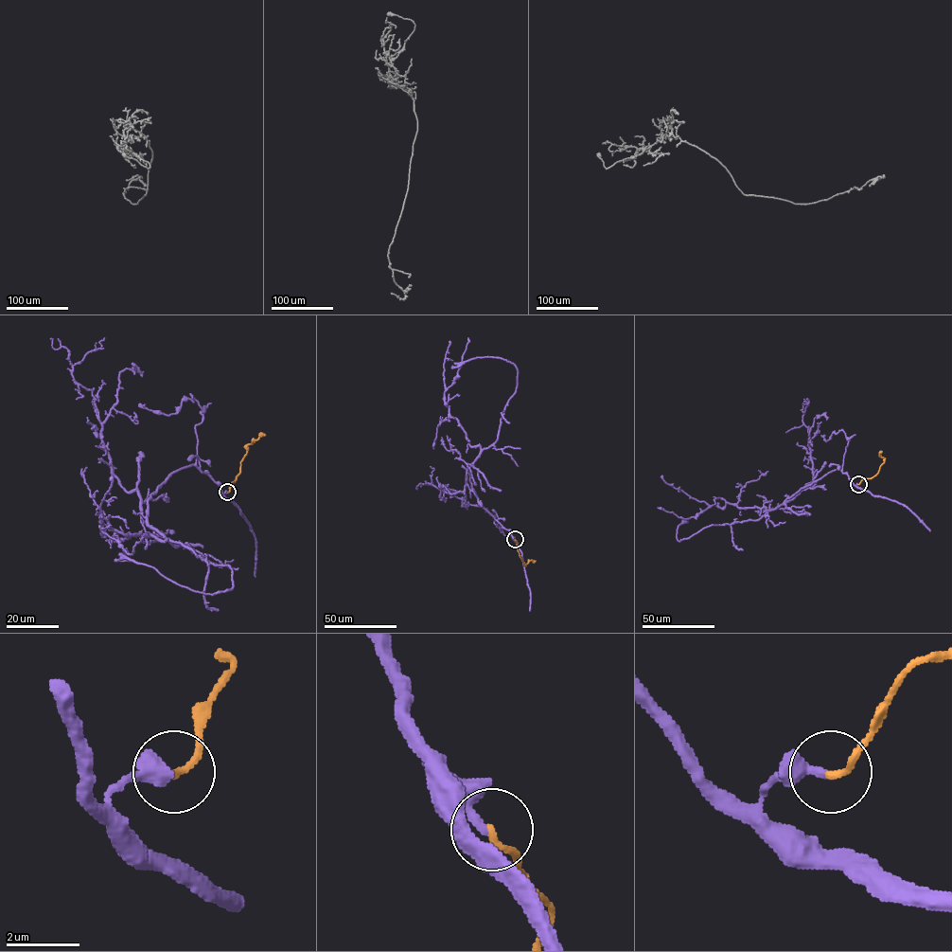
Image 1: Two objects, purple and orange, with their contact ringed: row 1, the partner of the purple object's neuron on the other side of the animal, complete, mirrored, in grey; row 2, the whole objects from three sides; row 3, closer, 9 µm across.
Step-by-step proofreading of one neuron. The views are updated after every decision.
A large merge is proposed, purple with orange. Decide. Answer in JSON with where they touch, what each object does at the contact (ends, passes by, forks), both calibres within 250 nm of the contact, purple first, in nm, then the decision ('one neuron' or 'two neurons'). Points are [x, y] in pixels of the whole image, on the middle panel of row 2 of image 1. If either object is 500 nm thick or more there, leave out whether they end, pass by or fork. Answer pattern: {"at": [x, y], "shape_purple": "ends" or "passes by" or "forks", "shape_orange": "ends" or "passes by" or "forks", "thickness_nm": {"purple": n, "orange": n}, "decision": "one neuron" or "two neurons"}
{"at": [515, 539], "shape_purple": "ends", "shape_orange": "ends", "thickness_nm": {"purple": 240, "orange": 190}, "decision": "one neuron"}

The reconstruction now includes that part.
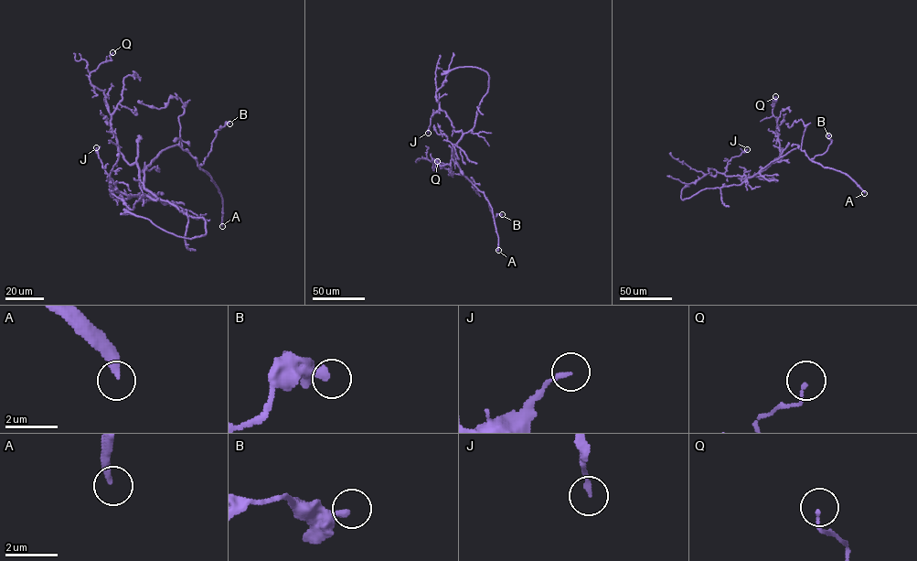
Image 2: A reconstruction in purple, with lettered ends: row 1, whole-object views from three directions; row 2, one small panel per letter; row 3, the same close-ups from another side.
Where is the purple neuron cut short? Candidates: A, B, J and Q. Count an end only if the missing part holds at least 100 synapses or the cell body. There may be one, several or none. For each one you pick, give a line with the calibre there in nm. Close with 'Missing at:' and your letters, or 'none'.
A: Thickness 280 nm
Missing at: A

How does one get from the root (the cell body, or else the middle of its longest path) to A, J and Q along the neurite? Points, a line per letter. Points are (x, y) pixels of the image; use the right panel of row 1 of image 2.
A: (758, 172), (772, 162), (799, 148), (811, 160), (846, 173), (864, 193)
J: (758, 172), (745, 178), (745, 175), (724, 174), (731, 158), (747, 149)
Q: (758, 172), (780, 156), (777, 121), (772, 113), (775, 96)

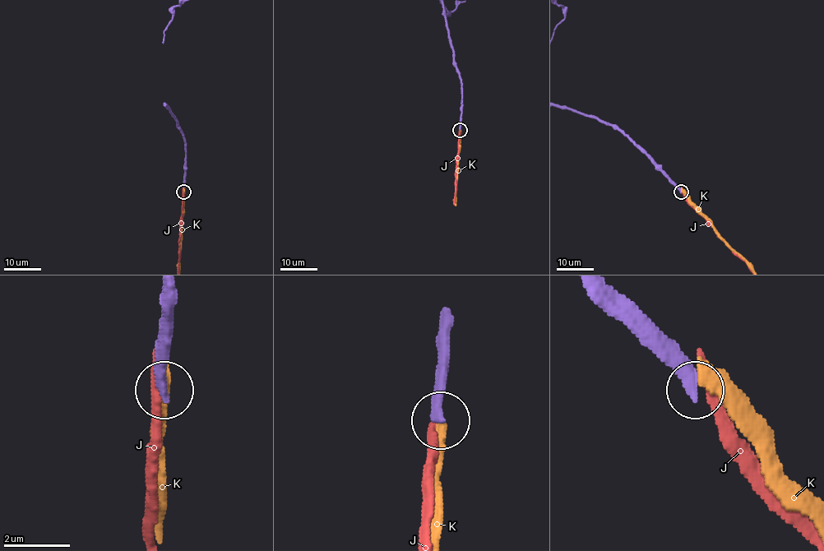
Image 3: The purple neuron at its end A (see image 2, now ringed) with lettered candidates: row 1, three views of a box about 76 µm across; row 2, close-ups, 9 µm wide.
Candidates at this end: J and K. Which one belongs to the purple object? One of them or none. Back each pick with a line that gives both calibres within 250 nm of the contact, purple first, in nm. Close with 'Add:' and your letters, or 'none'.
Add: none

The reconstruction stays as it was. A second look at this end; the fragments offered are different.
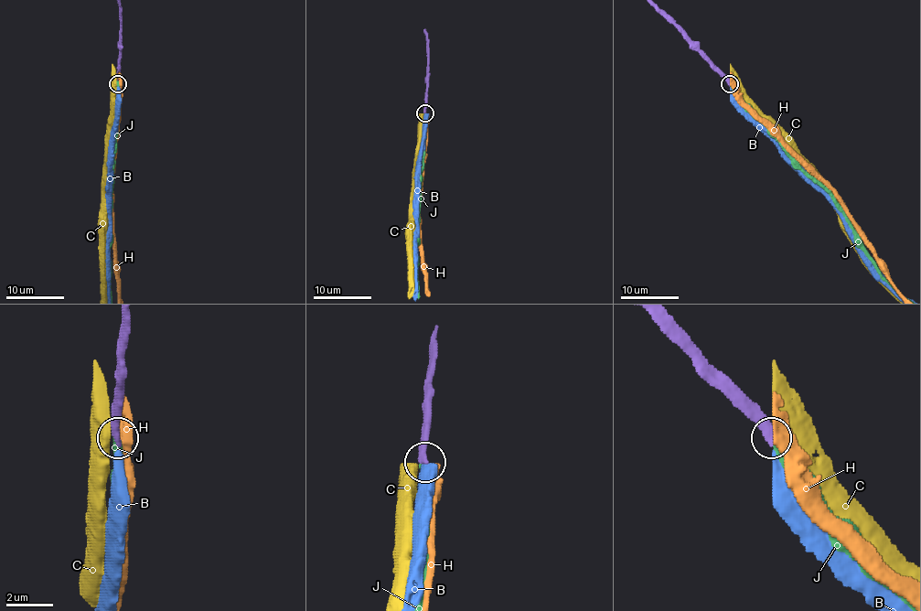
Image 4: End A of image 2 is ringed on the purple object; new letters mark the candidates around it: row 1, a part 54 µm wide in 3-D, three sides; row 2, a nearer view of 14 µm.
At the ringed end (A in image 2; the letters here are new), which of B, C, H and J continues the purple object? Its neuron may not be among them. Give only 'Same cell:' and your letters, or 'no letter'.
Same cell: J

